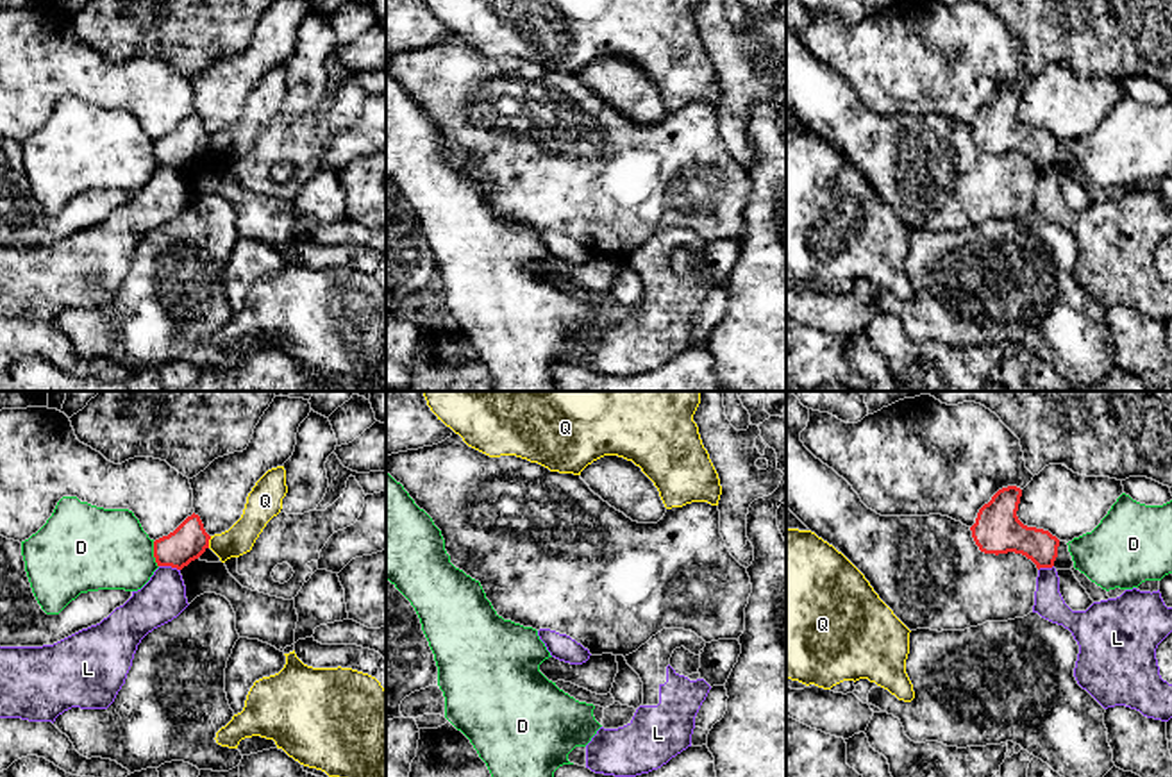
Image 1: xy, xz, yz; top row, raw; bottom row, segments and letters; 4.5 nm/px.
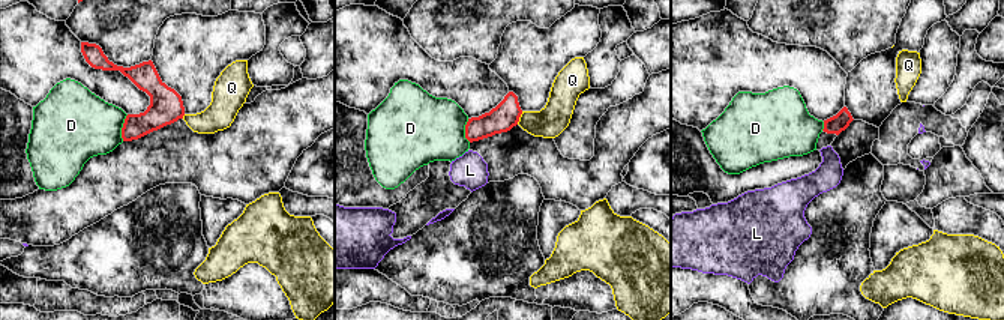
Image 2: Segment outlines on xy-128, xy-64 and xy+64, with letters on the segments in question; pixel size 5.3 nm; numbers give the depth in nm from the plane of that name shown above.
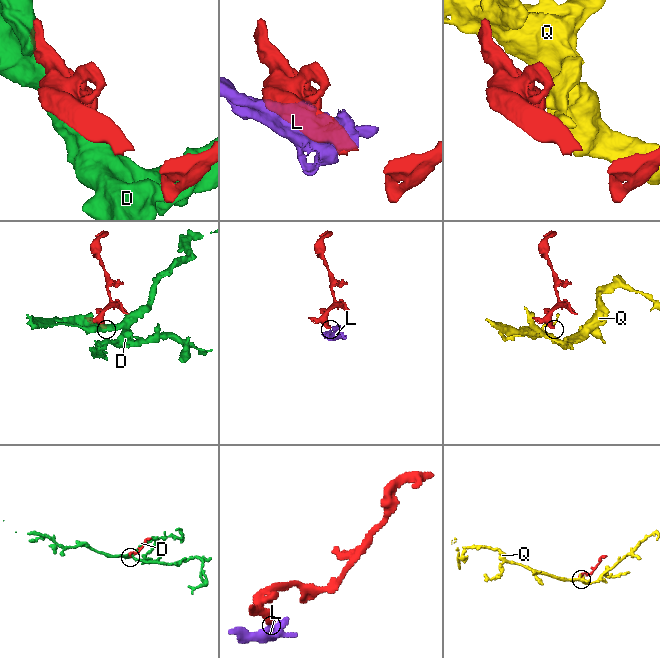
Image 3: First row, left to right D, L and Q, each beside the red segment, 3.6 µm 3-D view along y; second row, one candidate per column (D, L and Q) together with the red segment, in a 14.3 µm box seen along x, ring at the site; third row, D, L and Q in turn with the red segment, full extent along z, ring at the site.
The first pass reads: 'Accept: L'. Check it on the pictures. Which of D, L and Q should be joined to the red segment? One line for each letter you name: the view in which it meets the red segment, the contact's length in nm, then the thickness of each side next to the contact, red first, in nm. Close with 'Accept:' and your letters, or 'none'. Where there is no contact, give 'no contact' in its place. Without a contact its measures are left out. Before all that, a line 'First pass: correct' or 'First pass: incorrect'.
First pass: incorrect
Accept: none

